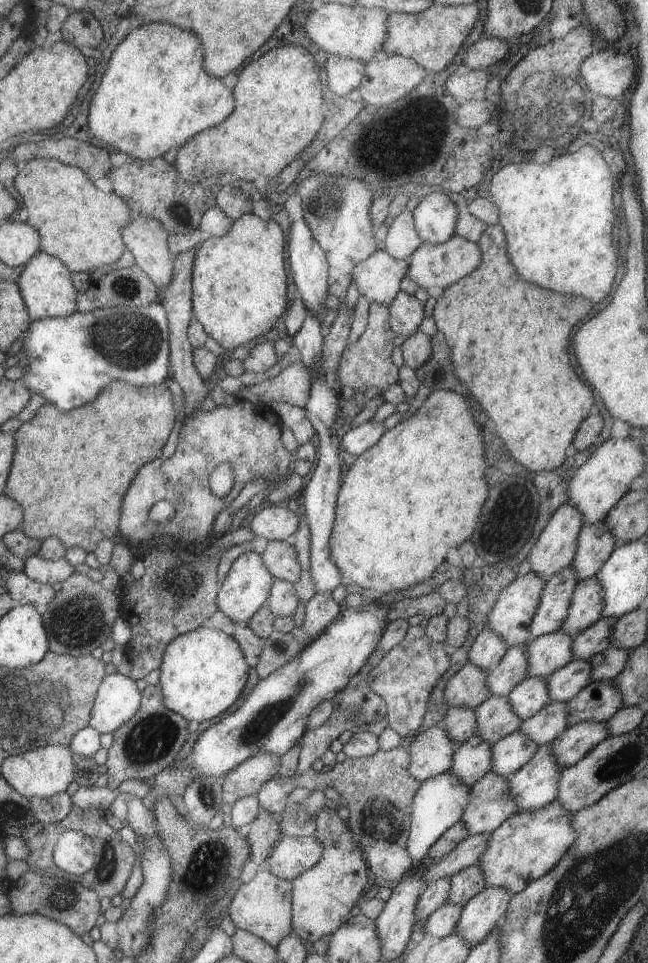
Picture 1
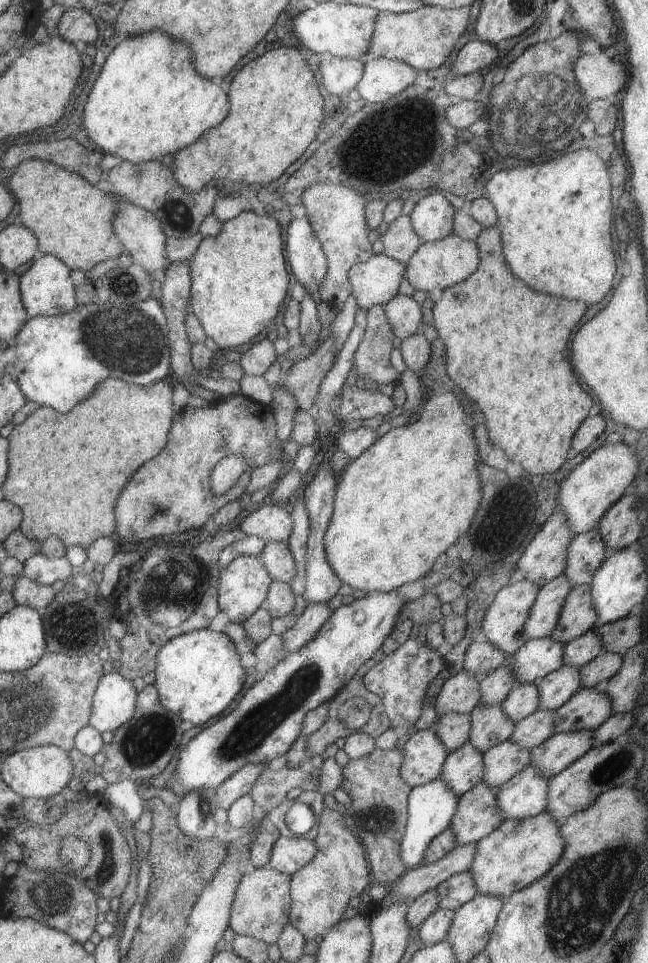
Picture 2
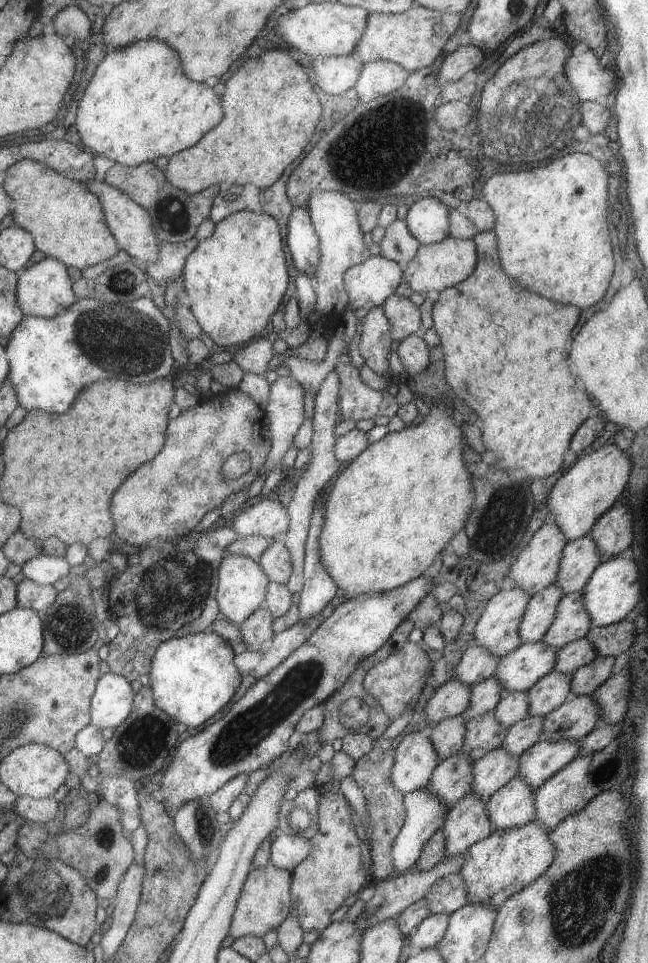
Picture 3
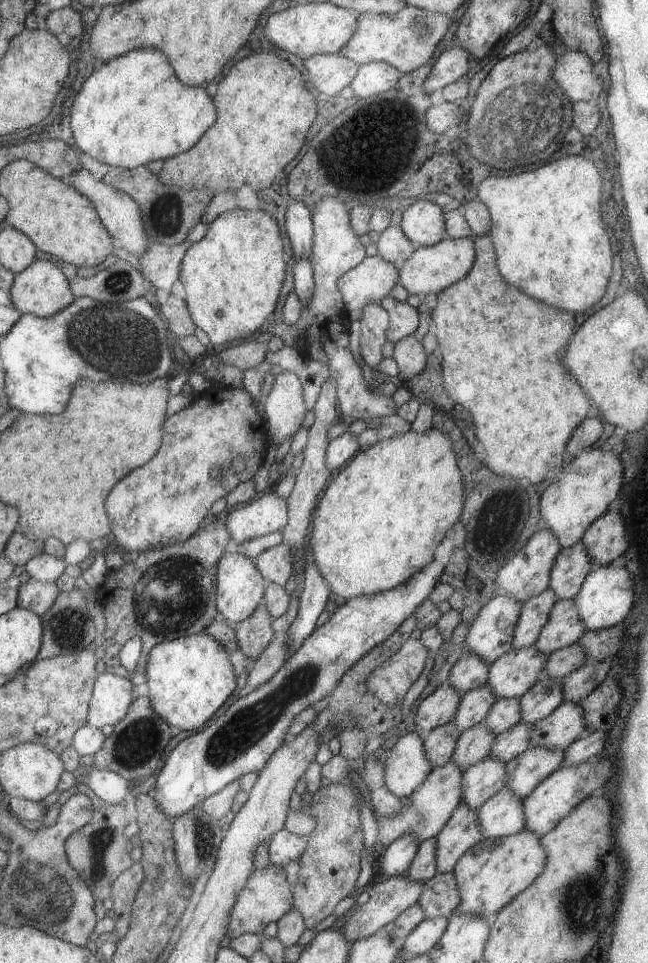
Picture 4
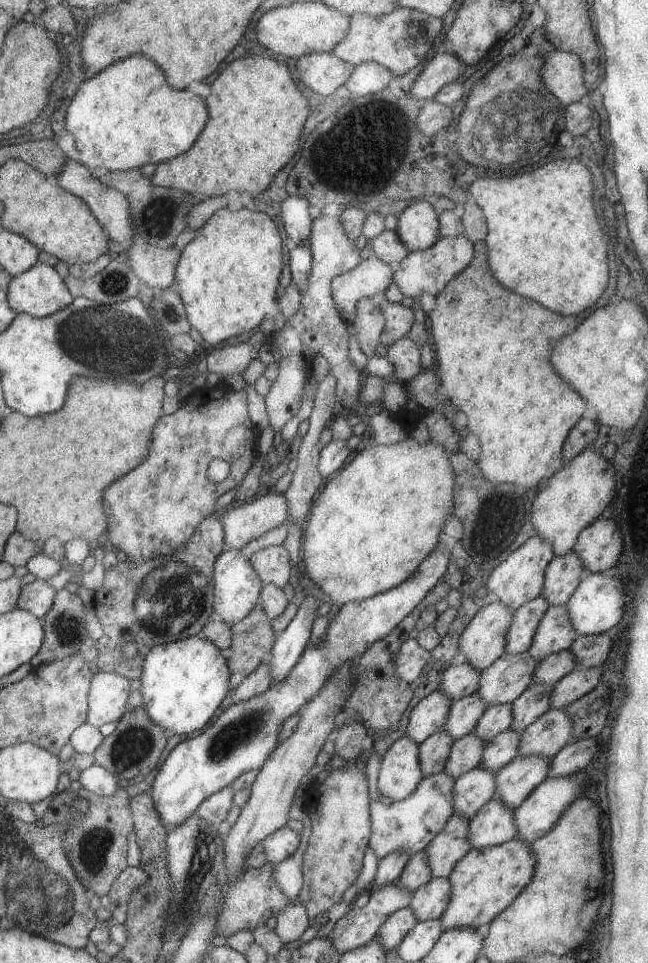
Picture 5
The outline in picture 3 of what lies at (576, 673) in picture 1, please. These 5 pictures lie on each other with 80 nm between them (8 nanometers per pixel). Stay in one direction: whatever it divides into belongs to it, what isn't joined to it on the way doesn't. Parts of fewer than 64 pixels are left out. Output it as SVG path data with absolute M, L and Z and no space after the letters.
M551 670L542 678L539 678L529 690L527 690L527 714L528 716L541 716L556 710L566 699L570 698L570 676Z

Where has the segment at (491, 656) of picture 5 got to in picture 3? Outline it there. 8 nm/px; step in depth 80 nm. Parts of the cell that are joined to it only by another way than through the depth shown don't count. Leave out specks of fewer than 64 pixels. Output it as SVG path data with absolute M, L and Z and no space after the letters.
M517 587L497 592L483 608L473 628L477 646L495 658L506 656L522 643L518 629L530 596Z

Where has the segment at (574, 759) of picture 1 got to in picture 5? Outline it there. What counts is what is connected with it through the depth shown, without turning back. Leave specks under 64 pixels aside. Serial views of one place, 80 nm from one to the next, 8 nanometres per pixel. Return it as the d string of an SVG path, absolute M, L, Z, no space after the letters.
M515 755L495 775L498 800L514 810L527 795L548 776L549 757Z

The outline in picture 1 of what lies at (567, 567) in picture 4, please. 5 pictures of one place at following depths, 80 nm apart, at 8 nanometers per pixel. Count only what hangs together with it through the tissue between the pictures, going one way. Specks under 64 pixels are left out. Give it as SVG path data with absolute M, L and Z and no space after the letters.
M604 521L584 524L577 534L571 570L575 580L596 577L599 568L615 549L613 534L605 528Z

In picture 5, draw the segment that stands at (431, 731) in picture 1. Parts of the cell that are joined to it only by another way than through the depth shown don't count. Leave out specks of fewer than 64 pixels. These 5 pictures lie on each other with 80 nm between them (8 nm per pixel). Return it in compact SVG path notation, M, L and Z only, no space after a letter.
M407 735L398 738L380 757L380 766L377 772L376 788L379 794L398 801L409 796L424 777L419 766L418 744Z

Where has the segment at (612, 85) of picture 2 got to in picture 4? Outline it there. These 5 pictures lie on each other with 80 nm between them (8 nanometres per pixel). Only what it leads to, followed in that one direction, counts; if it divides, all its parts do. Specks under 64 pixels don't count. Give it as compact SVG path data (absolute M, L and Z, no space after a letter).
M581 51L557 56L553 78L564 90L570 102L595 101L601 94L601 77L593 74L591 59Z

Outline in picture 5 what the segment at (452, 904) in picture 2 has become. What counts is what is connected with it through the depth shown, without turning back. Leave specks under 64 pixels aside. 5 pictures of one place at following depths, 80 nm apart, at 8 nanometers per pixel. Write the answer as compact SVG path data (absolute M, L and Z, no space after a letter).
M431 877L412 892L409 908L418 921L439 919L450 899L448 877Z

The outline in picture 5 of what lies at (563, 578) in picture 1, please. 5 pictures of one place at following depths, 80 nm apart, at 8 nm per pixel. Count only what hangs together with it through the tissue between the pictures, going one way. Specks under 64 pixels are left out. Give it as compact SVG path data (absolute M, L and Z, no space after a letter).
M539 595L518 606L512 612L512 619L506 634L505 653L527 652L533 642L533 633L547 607L546 598Z

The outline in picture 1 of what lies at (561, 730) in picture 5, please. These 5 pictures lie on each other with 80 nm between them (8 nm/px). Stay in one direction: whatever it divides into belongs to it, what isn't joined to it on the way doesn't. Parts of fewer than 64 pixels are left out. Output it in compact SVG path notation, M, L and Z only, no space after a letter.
M611 680L587 683L565 704L567 726L579 722L606 722L621 706L621 696Z

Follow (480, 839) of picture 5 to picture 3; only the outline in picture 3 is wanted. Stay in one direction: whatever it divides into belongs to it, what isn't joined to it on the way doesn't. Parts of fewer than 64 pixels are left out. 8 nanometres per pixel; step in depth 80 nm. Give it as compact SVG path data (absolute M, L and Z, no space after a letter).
M517 775L485 800L485 814L495 830L513 830L533 821L533 790Z

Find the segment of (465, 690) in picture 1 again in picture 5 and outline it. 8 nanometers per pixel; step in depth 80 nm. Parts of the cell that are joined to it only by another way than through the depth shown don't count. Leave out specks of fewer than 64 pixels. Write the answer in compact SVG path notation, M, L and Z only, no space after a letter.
M439 689L424 696L411 709L406 735L419 744L431 733L443 729L452 702L453 700Z

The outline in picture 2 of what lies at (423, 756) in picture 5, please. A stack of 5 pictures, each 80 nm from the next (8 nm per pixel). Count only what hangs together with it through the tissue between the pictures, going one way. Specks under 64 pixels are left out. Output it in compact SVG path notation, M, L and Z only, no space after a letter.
M447 712L437 718L432 727L441 744L447 748L447 752L453 752L461 748L469 739L470 716L469 714L455 714Z

